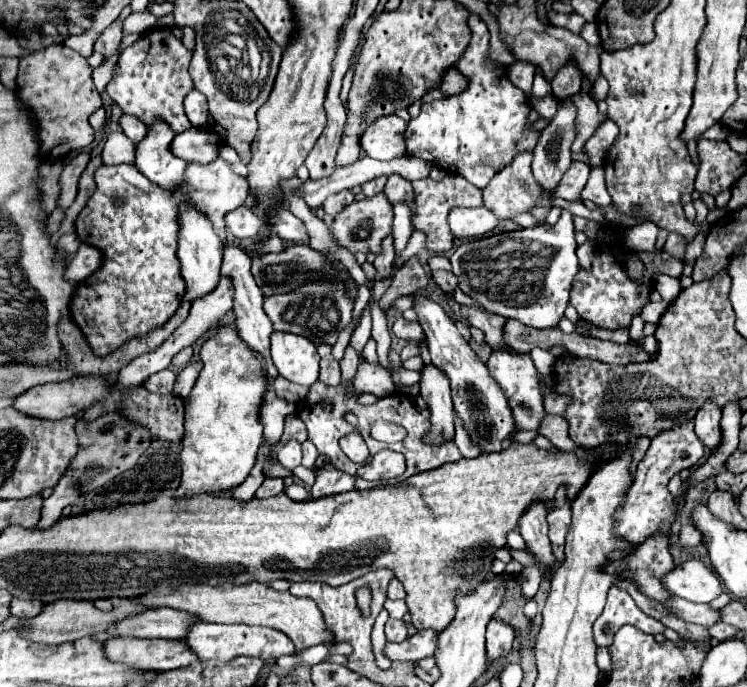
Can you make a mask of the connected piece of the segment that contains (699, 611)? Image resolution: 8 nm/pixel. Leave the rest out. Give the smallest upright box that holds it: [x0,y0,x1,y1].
[665,598,721,628]

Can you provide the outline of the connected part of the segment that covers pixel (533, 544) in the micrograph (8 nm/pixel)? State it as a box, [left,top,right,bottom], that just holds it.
[519,504,553,566]

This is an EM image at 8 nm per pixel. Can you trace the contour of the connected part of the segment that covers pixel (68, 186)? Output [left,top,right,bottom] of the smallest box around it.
[57,152,89,210]

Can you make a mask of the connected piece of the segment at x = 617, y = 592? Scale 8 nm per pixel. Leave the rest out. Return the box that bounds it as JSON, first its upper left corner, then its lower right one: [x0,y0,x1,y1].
[593,586,665,646]

